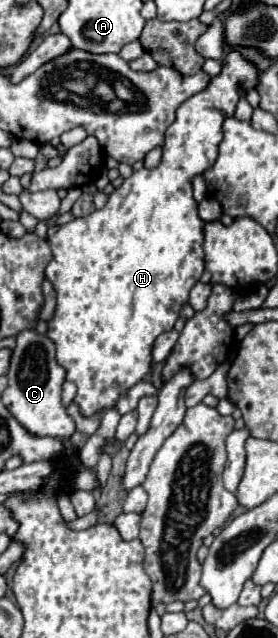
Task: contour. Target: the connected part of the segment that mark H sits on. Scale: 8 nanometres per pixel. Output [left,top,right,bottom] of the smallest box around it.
[45,51,259,417]

